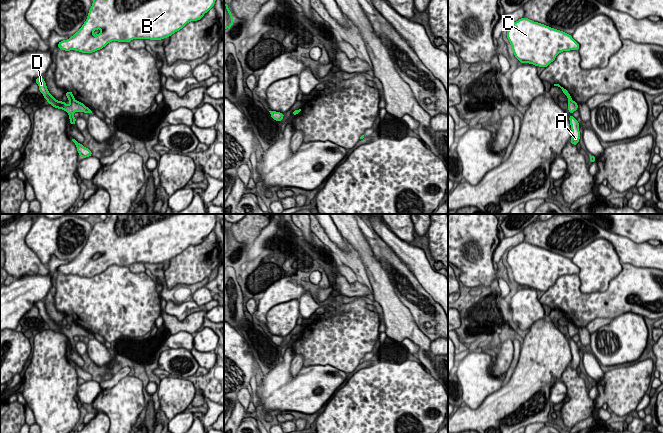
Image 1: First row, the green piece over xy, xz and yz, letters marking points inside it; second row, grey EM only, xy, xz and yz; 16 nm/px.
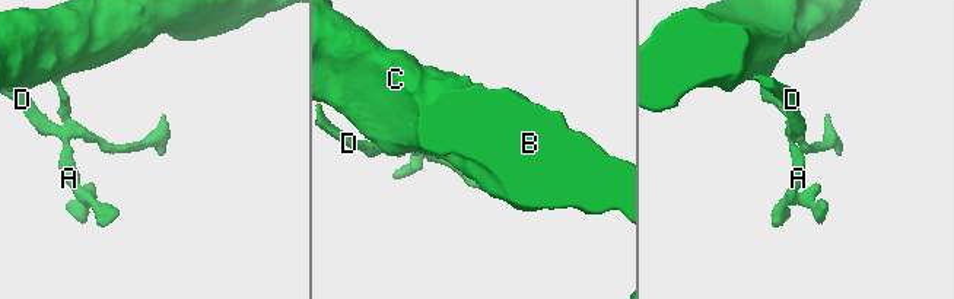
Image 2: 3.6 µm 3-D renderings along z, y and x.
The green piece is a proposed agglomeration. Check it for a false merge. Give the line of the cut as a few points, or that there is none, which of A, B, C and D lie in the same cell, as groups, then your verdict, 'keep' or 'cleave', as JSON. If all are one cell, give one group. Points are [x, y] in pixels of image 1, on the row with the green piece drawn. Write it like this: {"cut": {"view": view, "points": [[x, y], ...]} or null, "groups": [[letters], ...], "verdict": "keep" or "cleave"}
{"cut": {"view": "xy", "points": [[73, 98], [70, 102]]}, "groups": [["A", "D"], ["B", "C"]], "verdict": "cleave"}

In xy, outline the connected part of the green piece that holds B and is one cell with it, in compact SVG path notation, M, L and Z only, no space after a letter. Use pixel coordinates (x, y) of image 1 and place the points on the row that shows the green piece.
M93 0L82 27L67 40L58 43L58 49L93 53L112 41L133 39L161 40L170 37L190 21L200 20L216 0Z

